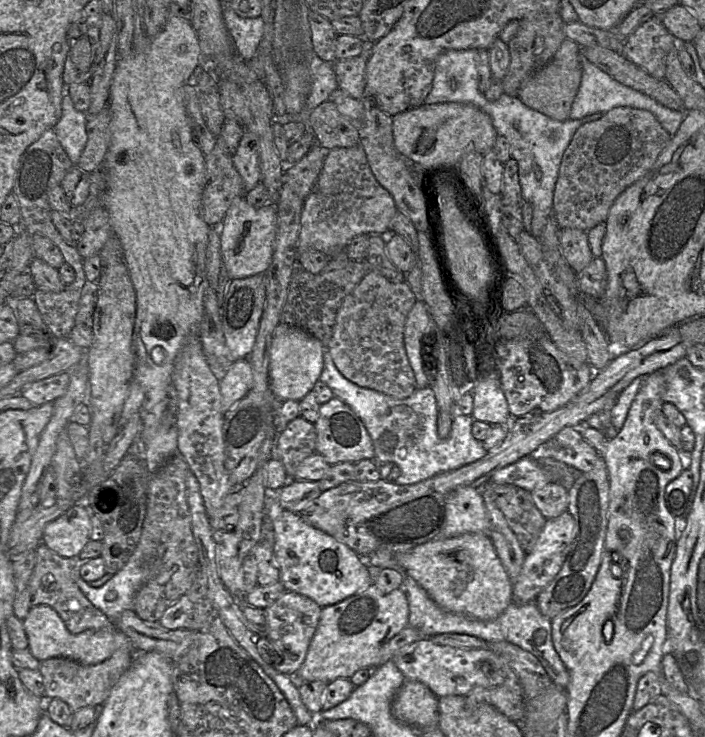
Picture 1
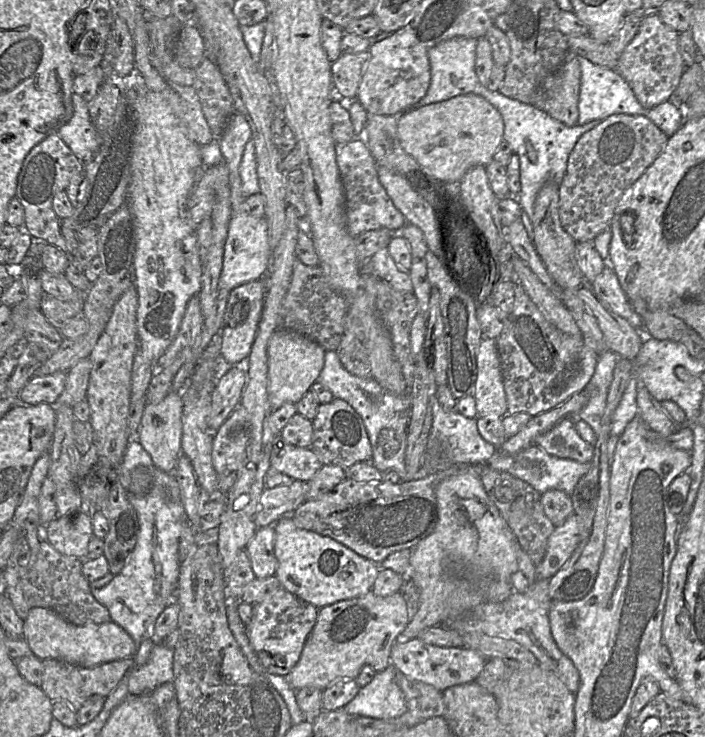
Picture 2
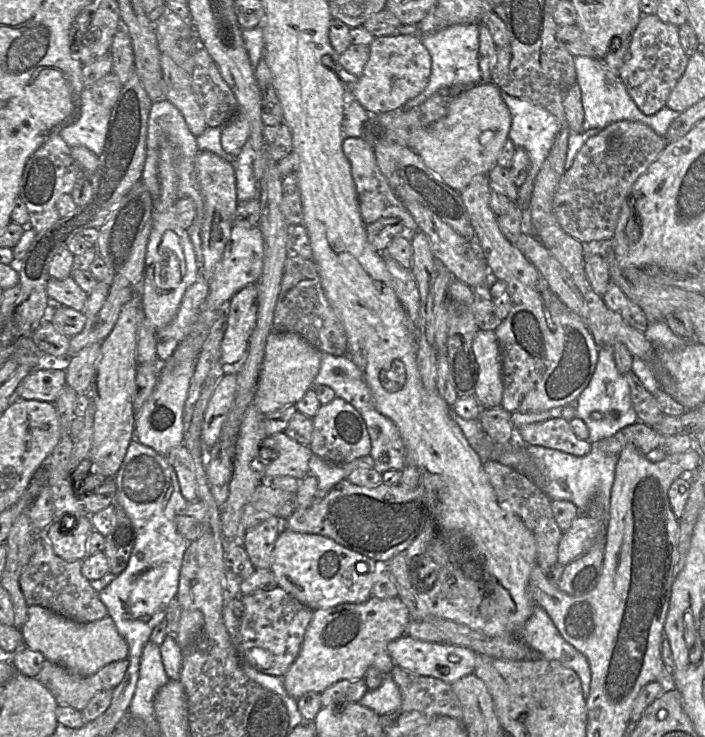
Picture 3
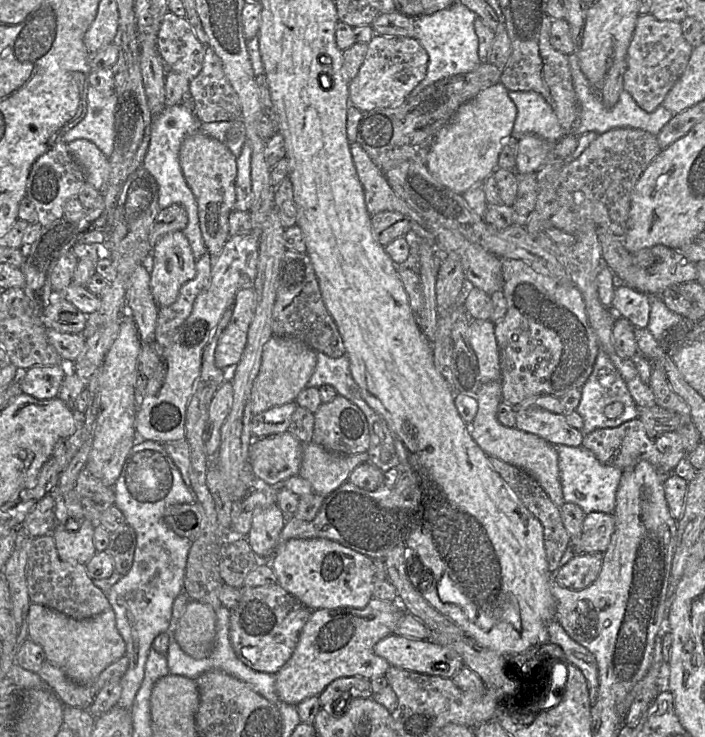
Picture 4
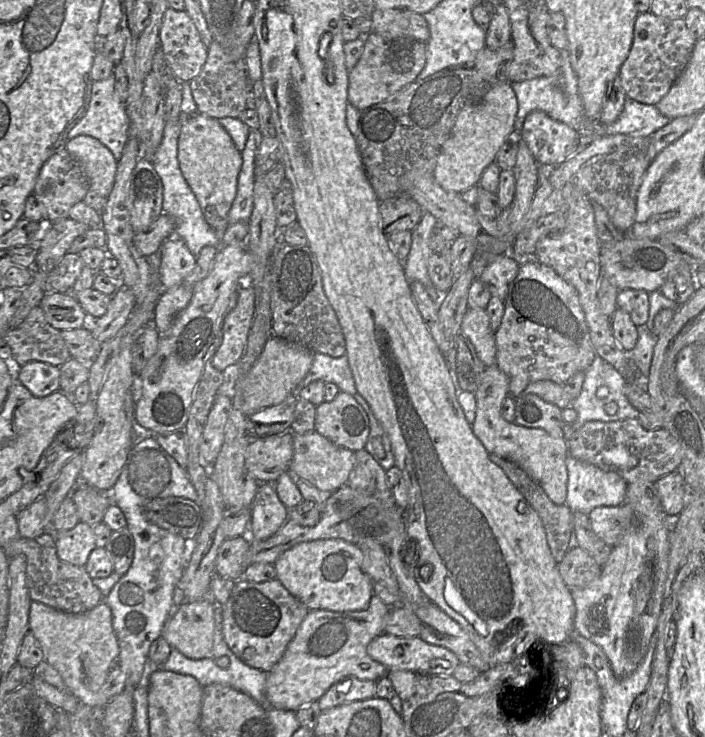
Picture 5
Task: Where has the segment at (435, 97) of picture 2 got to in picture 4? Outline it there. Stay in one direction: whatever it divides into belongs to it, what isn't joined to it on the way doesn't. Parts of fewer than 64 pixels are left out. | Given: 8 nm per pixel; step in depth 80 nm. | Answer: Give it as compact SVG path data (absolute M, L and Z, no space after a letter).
M460 2L430 15L413 18L413 38L418 40L428 53L429 63L425 78L414 88L410 95L417 95L435 82L471 72L480 65L478 37L474 22L476 14Z

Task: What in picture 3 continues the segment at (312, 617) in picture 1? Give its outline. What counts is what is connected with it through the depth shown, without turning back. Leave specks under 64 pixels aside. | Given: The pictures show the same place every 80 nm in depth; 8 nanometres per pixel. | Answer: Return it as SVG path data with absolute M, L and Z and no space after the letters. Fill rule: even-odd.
M279 586L273 590L259 590L244 595L242 602L244 613L240 618L239 627L240 658L265 674L283 677L300 652L304 634L314 610L299 602ZM248 652L251 652L252 657L247 655Z

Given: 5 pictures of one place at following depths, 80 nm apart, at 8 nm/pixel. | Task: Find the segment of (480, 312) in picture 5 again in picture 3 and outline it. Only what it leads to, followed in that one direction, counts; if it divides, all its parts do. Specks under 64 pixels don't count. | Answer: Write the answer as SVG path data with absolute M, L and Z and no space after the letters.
M479 330L472 349L478 364L475 397L482 409L501 405L503 395L500 347L493 330Z

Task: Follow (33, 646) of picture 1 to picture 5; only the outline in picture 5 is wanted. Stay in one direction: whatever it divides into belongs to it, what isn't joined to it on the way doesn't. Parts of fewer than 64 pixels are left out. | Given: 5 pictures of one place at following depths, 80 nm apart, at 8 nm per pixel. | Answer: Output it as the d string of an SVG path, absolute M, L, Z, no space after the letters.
M105 600L93 609L78 614L32 601L29 632L39 642L44 660L59 672L73 696L90 708L103 709L107 705L109 700L103 693L103 685L118 661L120 648L112 625L112 611Z

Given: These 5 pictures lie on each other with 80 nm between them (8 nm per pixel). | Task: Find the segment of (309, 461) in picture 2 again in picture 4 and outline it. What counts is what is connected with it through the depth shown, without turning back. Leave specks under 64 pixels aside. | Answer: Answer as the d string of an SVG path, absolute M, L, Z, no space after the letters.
M287 431L254 439L249 447L249 460L257 482L281 486L289 477L298 475L303 445Z

